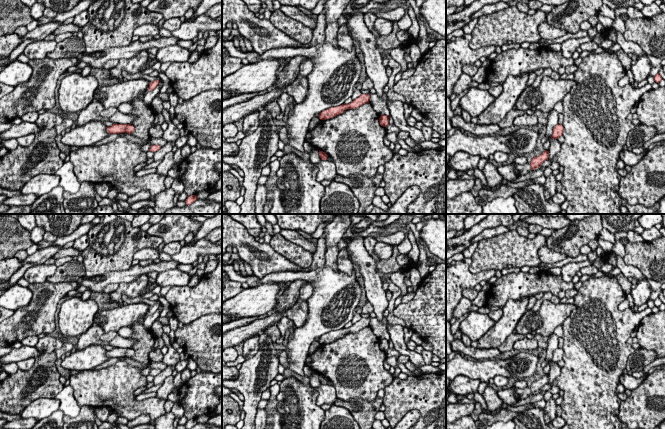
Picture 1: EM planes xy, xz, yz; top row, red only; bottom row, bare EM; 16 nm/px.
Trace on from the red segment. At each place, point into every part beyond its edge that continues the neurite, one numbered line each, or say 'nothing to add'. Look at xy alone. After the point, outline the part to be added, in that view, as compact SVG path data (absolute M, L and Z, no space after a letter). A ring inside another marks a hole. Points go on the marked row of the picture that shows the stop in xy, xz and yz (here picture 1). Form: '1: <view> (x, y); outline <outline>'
nothing to add

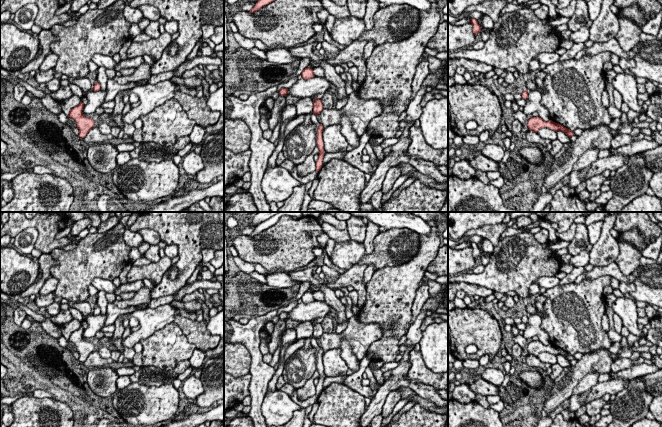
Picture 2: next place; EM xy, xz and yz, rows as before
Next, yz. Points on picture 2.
nothing to add

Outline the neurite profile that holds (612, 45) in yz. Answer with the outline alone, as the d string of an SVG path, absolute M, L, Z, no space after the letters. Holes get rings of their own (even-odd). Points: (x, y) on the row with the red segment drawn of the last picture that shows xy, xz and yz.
M612 38L607 42L595 42L591 47L587 47L585 51L585 56L596 55L601 52L611 52L620 58L630 58L630 56L625 52L619 45L616 38Z

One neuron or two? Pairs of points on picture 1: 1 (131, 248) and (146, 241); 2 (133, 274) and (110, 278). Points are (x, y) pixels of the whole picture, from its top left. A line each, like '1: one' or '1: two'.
1: one
2: one

